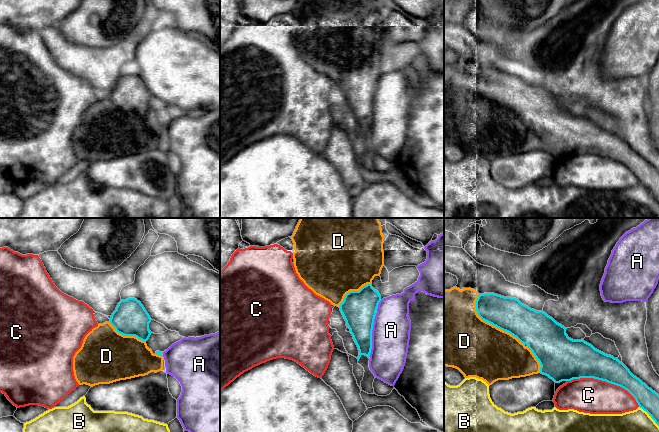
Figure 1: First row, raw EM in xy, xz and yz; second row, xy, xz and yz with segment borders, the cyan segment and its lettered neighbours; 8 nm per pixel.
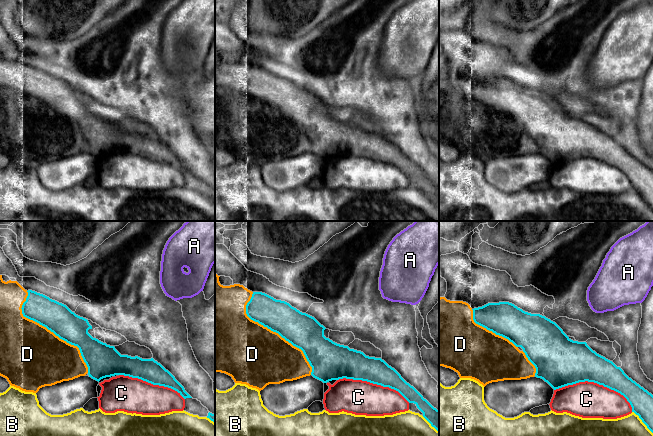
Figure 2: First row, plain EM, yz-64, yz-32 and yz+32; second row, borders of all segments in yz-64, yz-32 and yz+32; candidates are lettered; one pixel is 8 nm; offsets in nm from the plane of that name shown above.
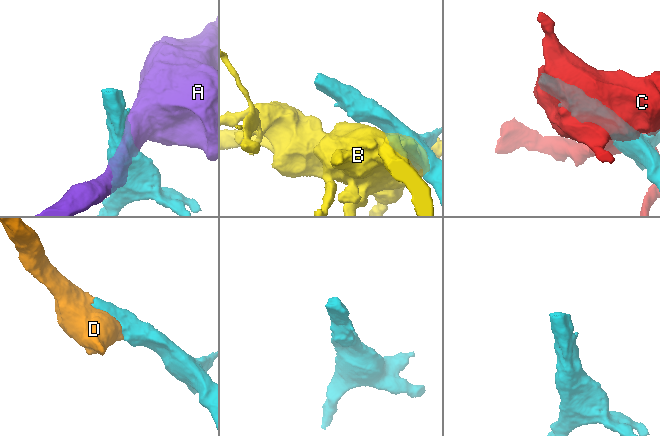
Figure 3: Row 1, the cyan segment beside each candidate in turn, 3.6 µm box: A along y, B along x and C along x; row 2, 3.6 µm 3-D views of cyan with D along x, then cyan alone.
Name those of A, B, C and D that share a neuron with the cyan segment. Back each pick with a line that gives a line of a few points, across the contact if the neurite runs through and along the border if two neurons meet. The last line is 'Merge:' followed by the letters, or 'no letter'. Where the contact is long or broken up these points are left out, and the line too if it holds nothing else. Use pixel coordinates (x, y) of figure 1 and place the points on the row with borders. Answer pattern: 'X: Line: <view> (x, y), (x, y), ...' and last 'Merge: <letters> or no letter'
Merge: D

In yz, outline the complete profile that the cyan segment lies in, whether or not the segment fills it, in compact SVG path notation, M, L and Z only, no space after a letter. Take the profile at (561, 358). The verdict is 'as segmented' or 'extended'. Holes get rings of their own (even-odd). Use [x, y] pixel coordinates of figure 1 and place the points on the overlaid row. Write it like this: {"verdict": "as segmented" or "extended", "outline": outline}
{"verdict": "extended", "outline": "M456 286L450 290L444 290L444 366L453 367L458 369L465 378L476 377L482 379L489 386L498 380L509 380L512 378L526 377L533 374L541 373L548 376L555 383L560 383L562 381L571 381L573 379L580 378L594 378L608 383L620 386L627 390L636 400L639 407L646 411L649 416L655 421L659 426L659 395L649 388L645 383L643 383L639 378L634 376L630 370L617 358L611 355L607 355L597 349L595 349L591 344L581 340L573 340L566 334L566 329L561 324L557 323L552 317L548 316L543 311L536 311L529 308L528 306L522 304L518 299L511 297L504 297L494 293L484 293L479 294L476 290L471 288L464 288L460 290Z"}

